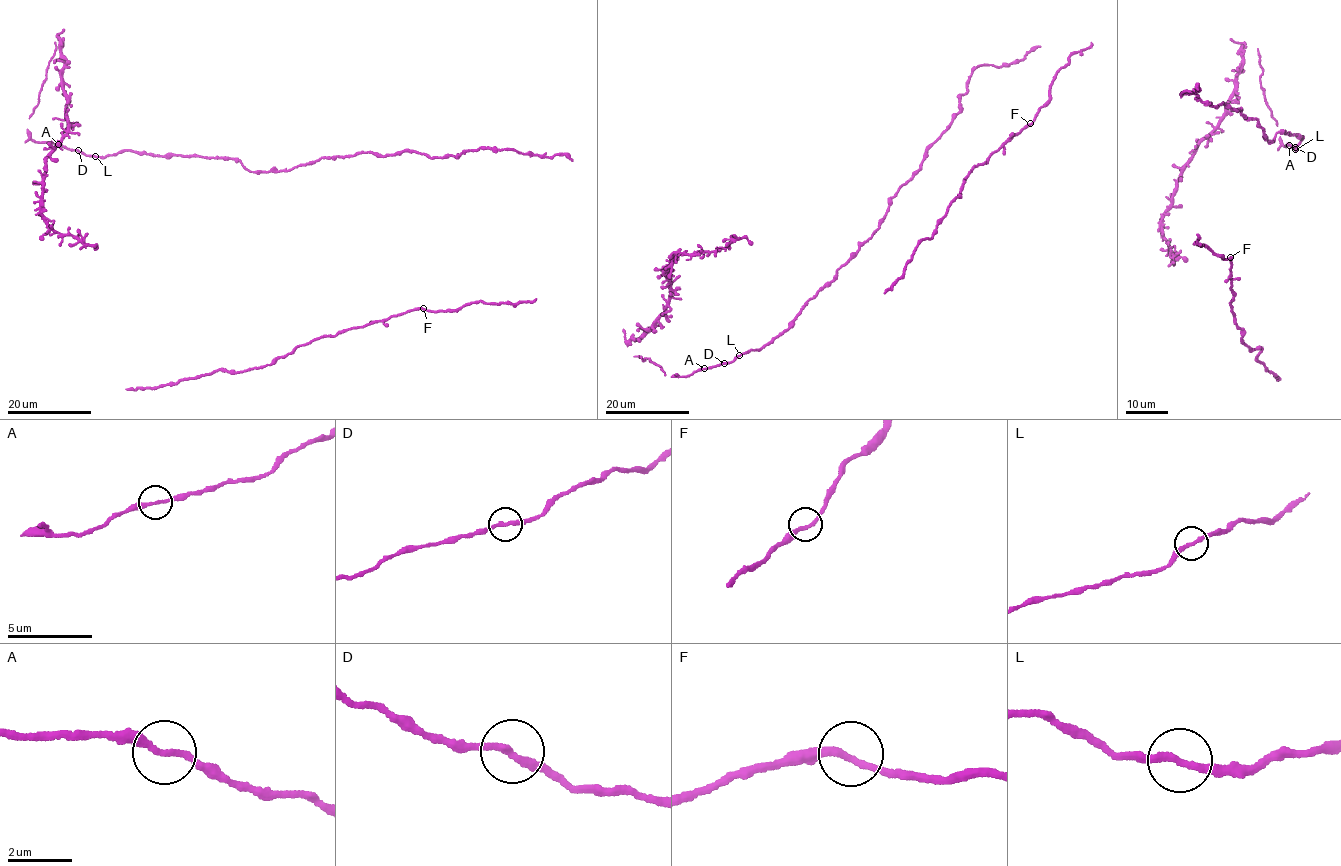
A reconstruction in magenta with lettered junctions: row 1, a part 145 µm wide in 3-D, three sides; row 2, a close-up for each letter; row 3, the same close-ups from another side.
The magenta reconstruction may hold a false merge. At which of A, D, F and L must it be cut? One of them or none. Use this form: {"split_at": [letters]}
{"split_at": []}

